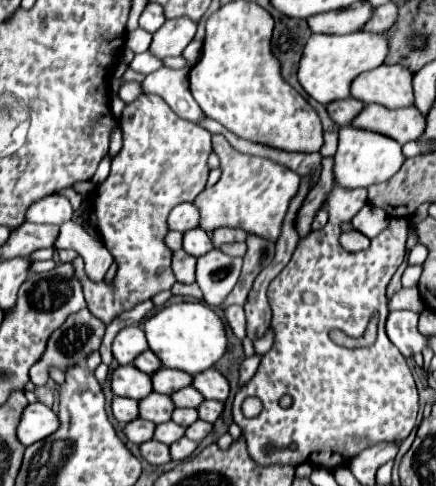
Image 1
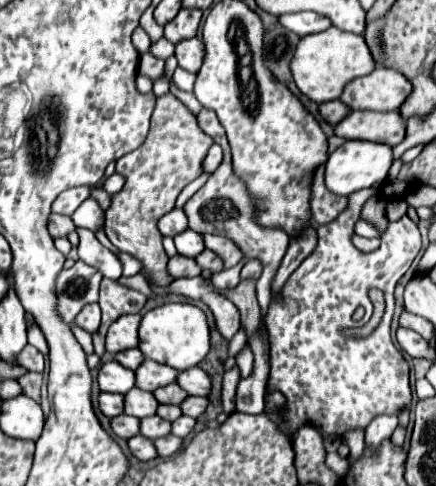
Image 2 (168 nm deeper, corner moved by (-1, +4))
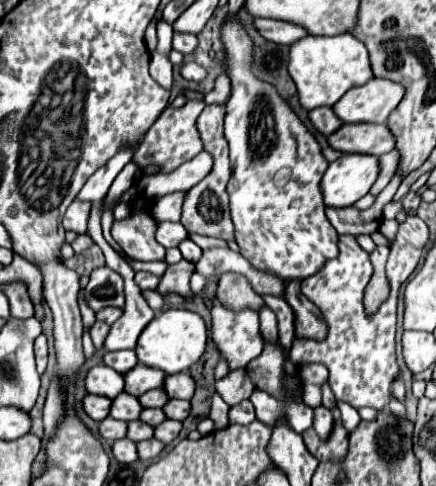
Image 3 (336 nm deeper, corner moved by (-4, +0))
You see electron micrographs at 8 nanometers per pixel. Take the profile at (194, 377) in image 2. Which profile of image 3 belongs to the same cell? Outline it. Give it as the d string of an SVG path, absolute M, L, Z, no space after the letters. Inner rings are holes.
M187 372L171 374L171 376L165 376L163 390L169 394L169 398L189 400L193 396L193 392L195 392L195 382Z

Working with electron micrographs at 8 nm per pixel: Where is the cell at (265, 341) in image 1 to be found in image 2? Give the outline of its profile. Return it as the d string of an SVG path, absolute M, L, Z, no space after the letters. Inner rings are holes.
M244 346L244 348L240 350L240 354L236 356L236 364L238 364L240 372L242 372L242 378L246 378L246 376L252 372L252 362L254 362L252 350L250 350L250 346Z

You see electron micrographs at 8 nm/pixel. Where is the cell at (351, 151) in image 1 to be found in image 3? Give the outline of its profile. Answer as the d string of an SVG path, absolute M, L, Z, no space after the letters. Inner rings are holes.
M343 154L323 174L321 192L329 208L347 208L363 198L379 174L379 162L367 154Z

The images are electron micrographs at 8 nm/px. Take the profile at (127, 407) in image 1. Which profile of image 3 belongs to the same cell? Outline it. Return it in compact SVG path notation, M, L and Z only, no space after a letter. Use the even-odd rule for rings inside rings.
M85 394L83 398L83 410L87 412L87 416L91 416L97 422L109 416L109 406L111 406L109 398L101 398L95 394Z

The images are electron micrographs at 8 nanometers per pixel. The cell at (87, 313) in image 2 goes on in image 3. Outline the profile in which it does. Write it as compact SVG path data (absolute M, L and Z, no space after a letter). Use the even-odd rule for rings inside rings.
M103 308L97 312L97 320L113 324L117 318L121 318L121 314L123 314L123 308Z

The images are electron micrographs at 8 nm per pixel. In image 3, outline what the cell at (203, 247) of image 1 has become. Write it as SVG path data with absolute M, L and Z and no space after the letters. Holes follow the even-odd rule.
M185 238L185 240L179 244L179 250L181 250L183 258L189 260L189 262L193 262L193 264L201 258L201 248L199 248L197 244L193 244L189 238Z

